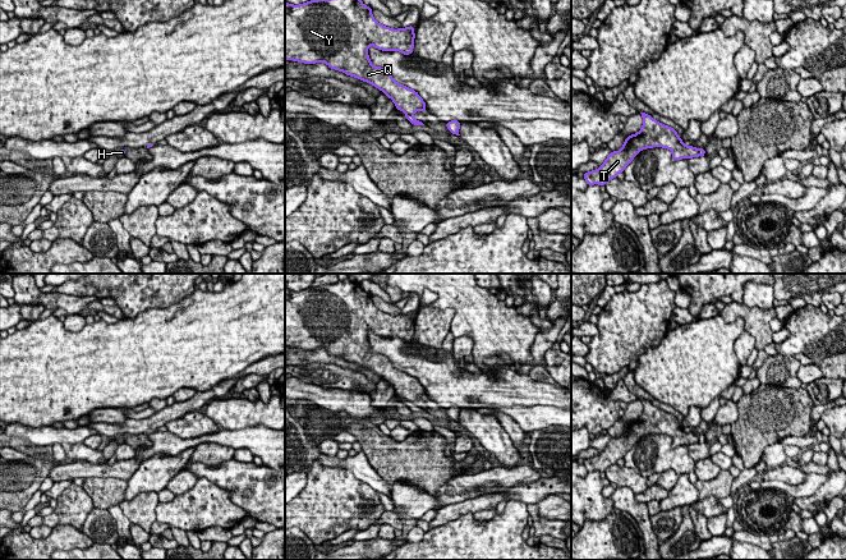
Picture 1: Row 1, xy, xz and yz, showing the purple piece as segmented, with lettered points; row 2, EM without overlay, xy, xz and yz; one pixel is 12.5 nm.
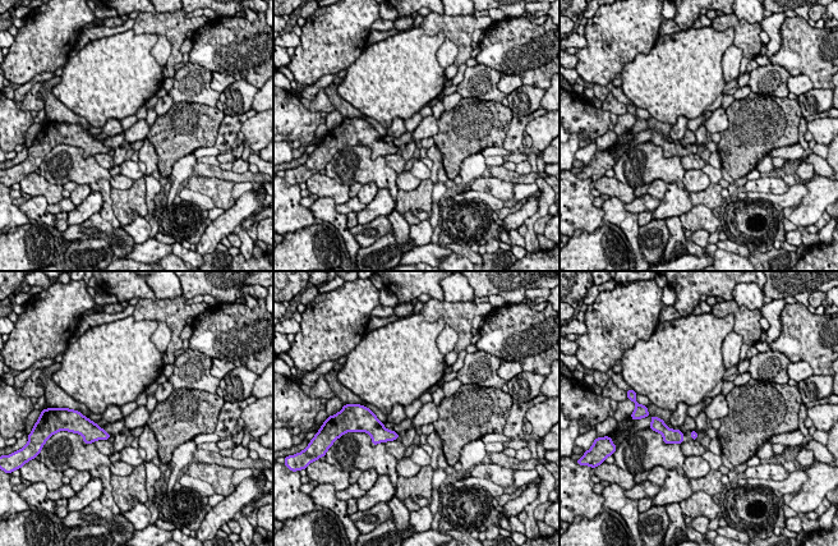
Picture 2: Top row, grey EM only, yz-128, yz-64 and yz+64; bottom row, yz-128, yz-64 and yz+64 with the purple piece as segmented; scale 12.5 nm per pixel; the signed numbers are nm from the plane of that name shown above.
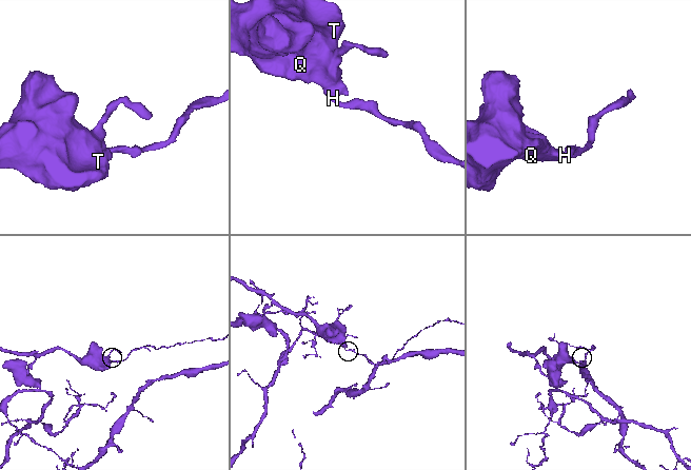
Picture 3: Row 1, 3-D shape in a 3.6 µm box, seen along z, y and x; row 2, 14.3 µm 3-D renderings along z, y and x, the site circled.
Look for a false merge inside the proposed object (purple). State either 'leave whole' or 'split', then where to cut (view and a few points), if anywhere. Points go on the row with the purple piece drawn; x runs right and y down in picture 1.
split | yz (698, 150), (699, 155)

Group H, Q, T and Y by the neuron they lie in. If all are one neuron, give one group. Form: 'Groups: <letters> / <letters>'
Groups: H / Q T Y

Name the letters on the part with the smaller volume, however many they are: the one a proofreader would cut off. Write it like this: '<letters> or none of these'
H

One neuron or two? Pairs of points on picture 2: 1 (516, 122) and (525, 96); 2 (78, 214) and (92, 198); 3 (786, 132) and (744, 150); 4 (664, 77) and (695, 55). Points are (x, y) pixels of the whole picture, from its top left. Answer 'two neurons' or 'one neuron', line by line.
1: two neurons
2: one neuron
3: one neuron
4: one neuron

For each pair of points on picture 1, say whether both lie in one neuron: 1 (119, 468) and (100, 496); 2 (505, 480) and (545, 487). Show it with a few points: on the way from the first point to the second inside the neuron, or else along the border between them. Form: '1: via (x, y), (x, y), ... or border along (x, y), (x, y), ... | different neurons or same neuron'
1: border along (86, 477), (115, 477), (127, 482) | different neurons
2: border along (539, 477), (499, 491) | different neurons

